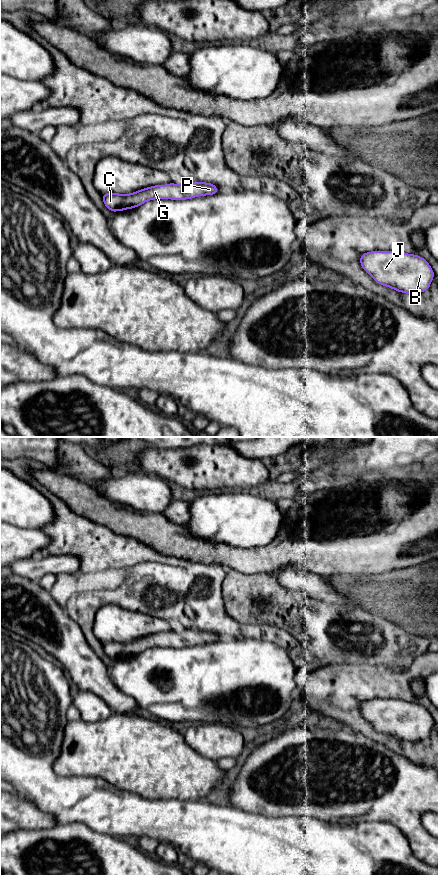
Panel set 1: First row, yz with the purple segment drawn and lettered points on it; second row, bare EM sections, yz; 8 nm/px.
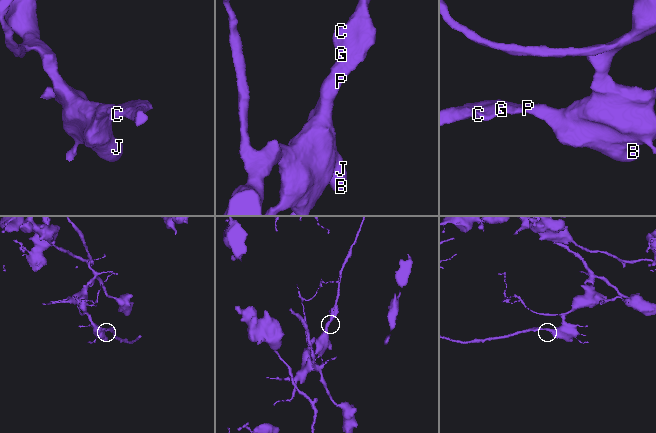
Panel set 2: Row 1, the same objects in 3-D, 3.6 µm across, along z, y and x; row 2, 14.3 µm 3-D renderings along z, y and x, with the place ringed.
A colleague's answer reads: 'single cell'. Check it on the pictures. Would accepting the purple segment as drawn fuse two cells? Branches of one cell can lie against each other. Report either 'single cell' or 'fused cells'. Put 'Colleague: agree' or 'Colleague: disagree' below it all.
single cell
Colleague: agree

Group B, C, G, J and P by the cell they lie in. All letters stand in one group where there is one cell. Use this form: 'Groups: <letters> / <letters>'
Groups: B C G J P

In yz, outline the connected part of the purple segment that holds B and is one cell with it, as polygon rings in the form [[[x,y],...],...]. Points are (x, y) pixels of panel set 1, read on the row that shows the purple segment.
[[[400,251],[364,253],[360,263],[377,283],[402,293],[424,292],[434,278],[434,272],[424,258]]]

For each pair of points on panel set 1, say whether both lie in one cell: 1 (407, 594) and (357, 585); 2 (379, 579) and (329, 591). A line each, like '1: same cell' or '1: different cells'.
1: same cell
2: different cells

